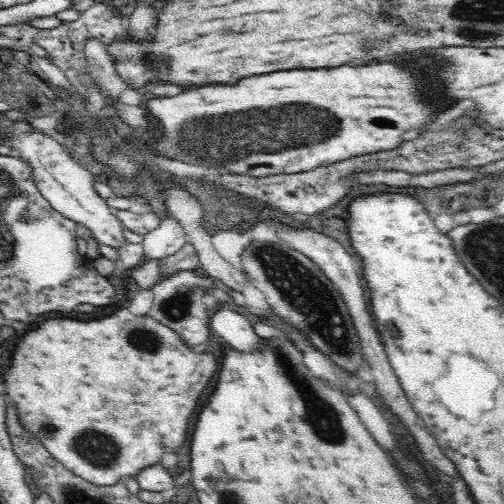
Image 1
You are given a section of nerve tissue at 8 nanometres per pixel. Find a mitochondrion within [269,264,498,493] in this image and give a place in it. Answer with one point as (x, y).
(322, 420)

